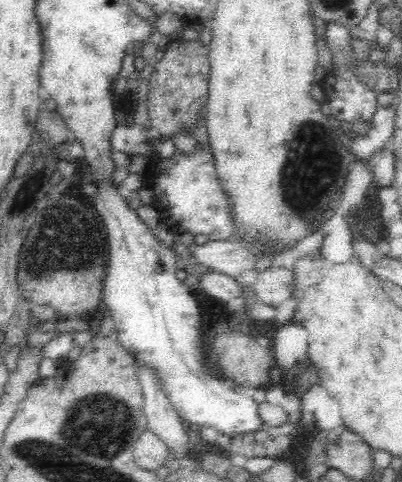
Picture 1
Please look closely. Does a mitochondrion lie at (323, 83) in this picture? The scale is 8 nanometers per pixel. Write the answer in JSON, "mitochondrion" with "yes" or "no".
{"mitochondrion":"no"}

